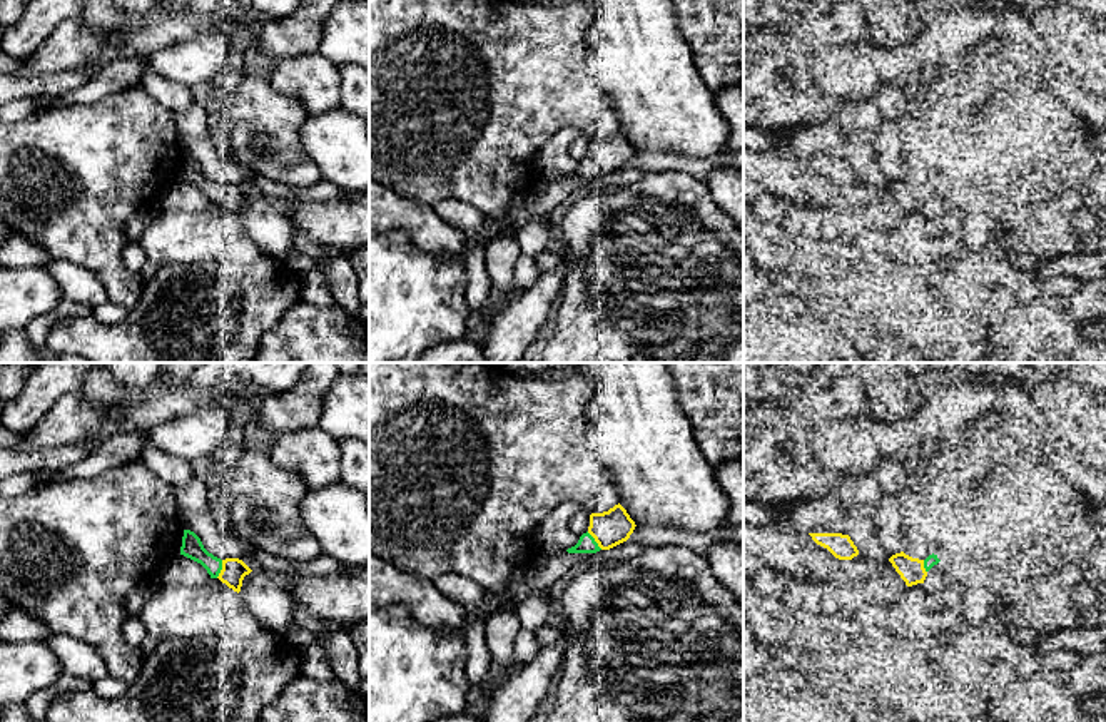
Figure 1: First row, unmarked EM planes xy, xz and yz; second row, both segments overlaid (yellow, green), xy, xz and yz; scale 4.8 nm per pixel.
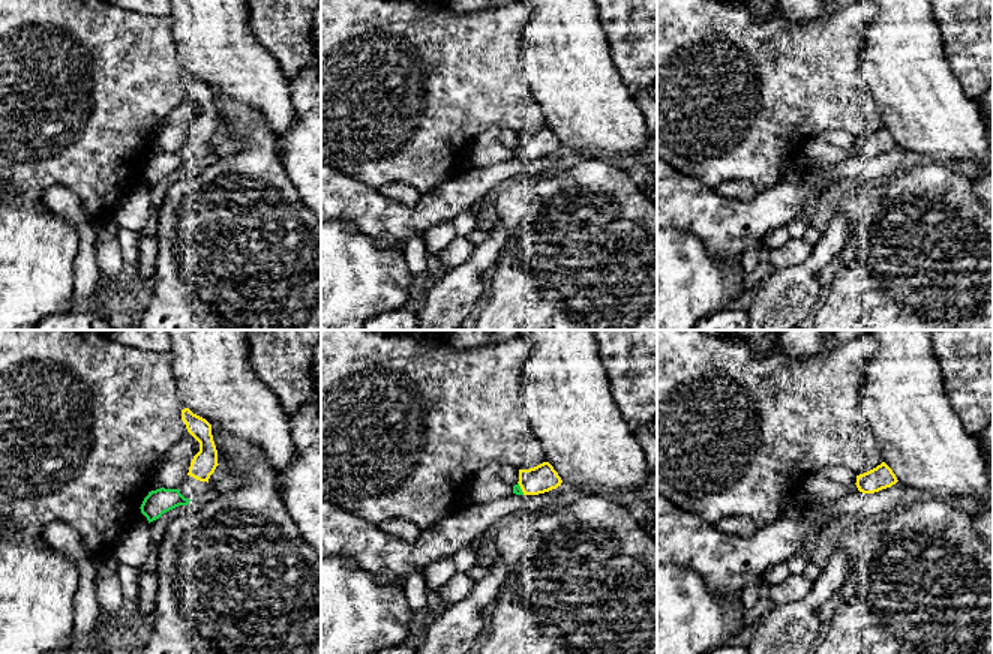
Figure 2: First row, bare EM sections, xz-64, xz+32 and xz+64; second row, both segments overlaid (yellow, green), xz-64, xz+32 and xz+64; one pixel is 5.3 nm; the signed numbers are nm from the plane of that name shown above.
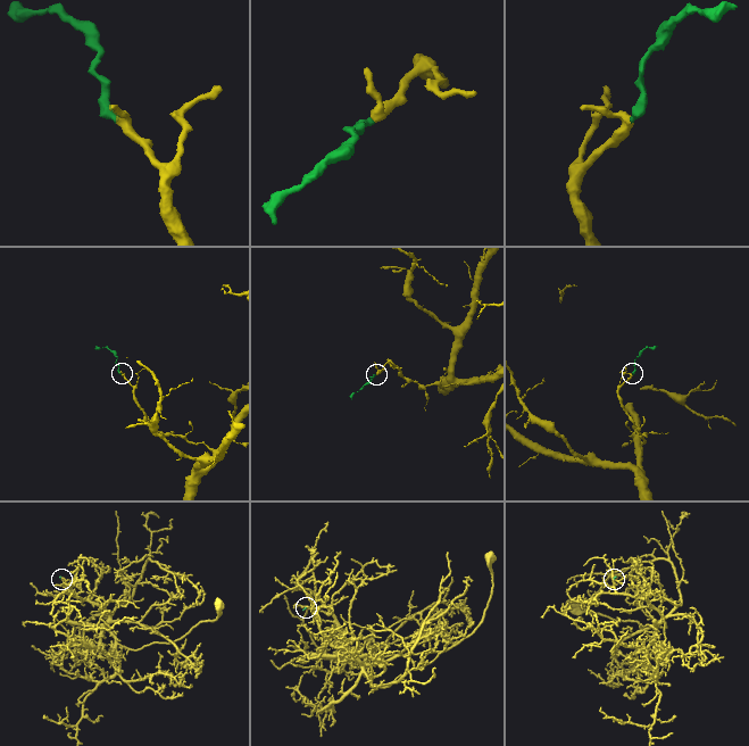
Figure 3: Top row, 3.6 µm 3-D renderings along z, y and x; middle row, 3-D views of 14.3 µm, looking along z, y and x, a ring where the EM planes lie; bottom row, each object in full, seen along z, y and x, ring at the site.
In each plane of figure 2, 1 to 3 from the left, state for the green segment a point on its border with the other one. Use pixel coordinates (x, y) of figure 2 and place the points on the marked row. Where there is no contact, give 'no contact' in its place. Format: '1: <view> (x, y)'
1: no contact
2: xz+32 (521, 488)
3: no contact

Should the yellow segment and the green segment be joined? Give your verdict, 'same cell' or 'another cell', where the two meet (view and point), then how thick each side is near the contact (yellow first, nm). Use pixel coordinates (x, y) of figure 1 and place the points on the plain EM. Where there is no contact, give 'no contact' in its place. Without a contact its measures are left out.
same cell; meets yellow in xy at (223, 194); 120 nm thick on the yellow side, 100 nm on the other

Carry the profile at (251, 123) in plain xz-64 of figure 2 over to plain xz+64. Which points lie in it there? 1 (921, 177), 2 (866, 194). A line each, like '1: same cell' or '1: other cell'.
1: same cell
2: same cell

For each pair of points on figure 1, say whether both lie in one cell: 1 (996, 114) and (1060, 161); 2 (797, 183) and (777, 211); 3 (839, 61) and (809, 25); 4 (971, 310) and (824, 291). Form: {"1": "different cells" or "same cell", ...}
{"1": "same cell", "2": "different cells", "3": "different cells", "4": "same cell"}

